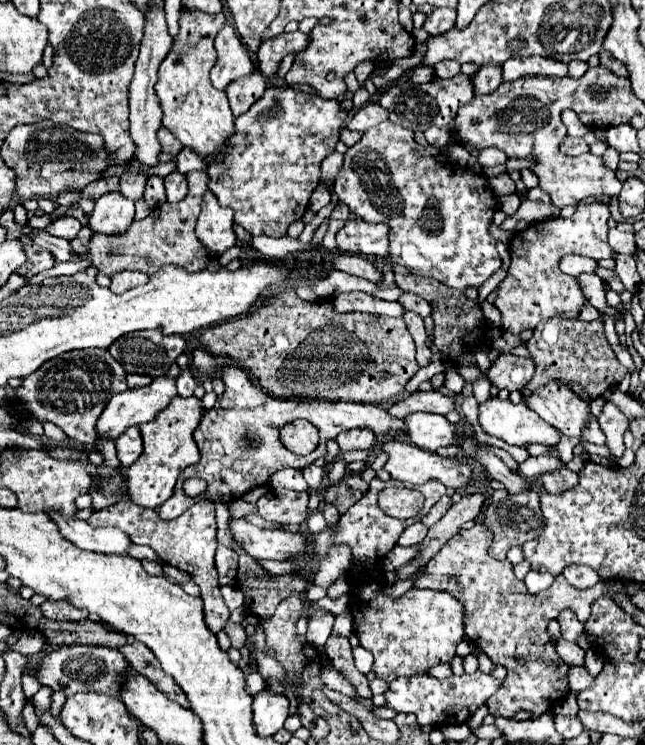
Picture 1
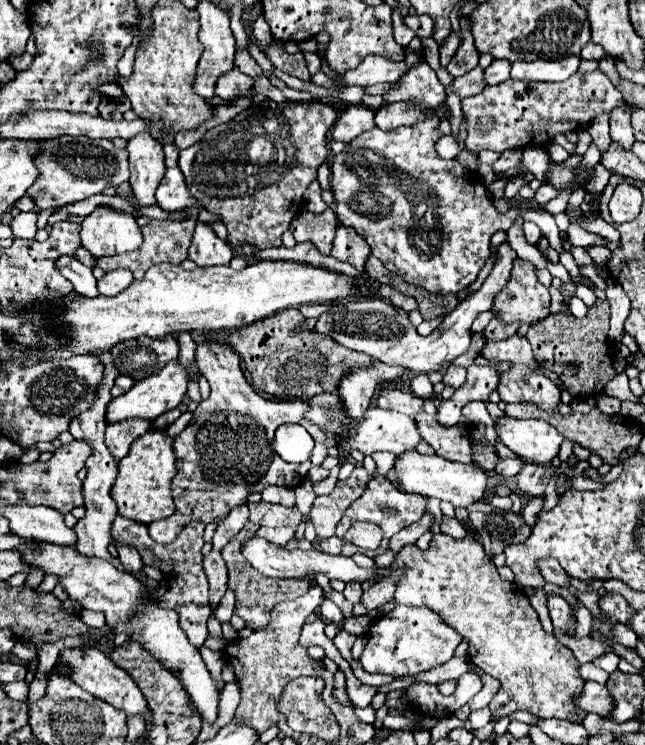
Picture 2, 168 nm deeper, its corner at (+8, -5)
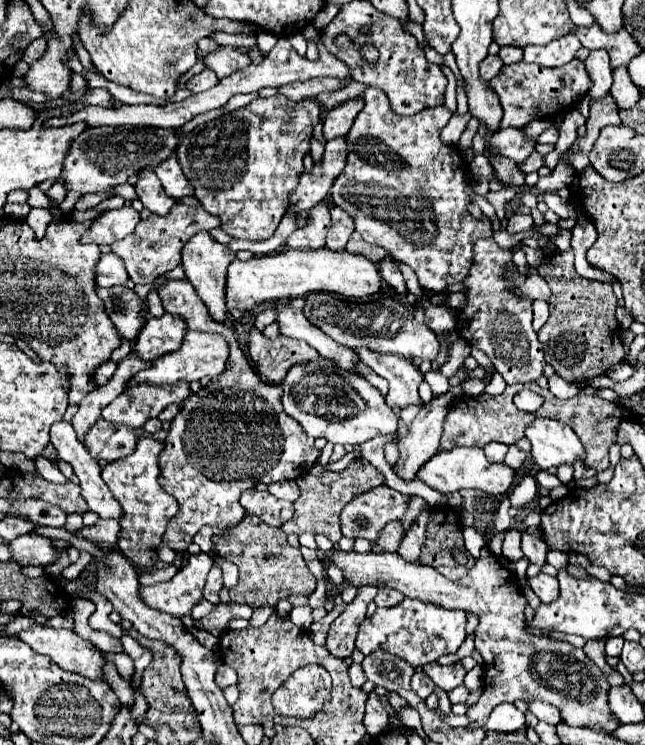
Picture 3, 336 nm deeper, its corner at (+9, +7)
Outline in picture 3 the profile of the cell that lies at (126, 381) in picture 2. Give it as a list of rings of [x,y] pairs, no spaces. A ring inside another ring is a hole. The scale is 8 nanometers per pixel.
[[[103,362],[101,366],[97,366],[97,372],[95,372],[95,376],[93,376],[93,380],[95,380],[95,384],[105,384],[107,380],[109,380],[109,376],[113,376],[113,368],[117,368],[117,364],[115,362]]]

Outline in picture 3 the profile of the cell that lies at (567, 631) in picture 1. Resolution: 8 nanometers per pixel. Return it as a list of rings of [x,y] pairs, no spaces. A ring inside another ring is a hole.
[[[541,572],[535,578],[529,578],[529,586],[543,604],[549,604],[557,598],[557,578],[555,576],[547,576]]]

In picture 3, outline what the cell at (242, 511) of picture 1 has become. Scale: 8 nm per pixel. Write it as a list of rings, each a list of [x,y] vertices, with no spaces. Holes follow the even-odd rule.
[[[245,516],[241,524],[233,526],[227,532],[213,534],[213,544],[217,552],[239,566],[239,582],[229,590],[233,602],[249,602],[253,608],[261,604],[275,606],[281,598],[303,594],[309,596],[315,590],[315,576],[303,562],[303,556],[297,548],[289,546],[287,536],[281,528],[267,526],[257,516]]]

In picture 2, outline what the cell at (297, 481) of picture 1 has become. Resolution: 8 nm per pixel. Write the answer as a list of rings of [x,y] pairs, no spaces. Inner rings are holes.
[[[266,486],[262,490],[262,500],[276,502],[276,504],[282,504],[282,506],[294,506],[296,496],[294,496],[292,488],[286,488],[286,486]]]

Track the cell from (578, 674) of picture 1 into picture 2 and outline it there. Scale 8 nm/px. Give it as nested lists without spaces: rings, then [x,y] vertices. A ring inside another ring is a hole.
[[[586,680],[582,686],[582,692],[574,696],[574,704],[584,712],[606,716],[606,712],[610,712],[610,694],[606,692],[606,686]]]

